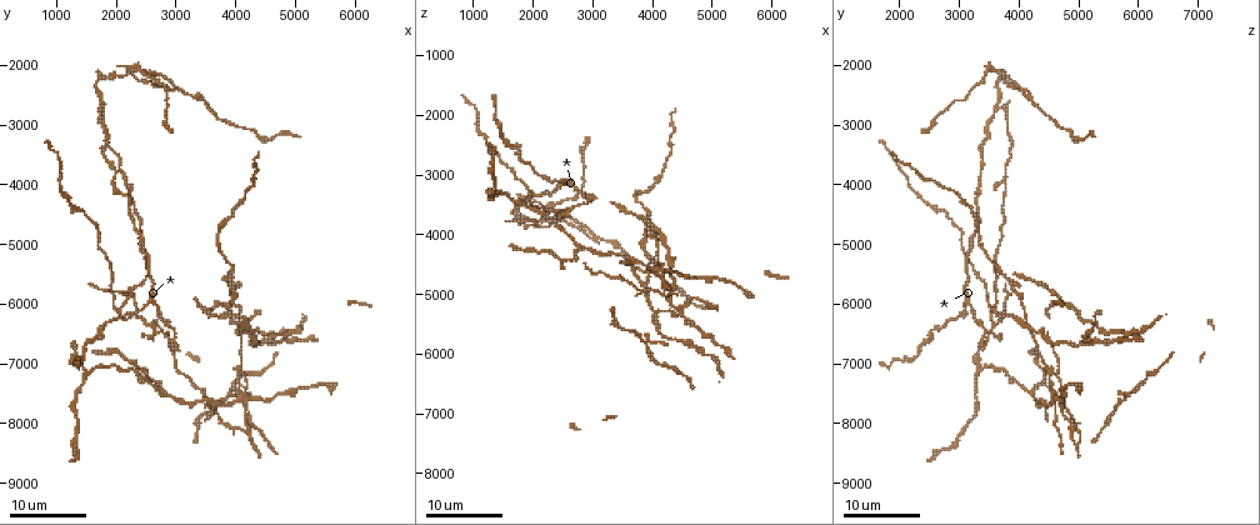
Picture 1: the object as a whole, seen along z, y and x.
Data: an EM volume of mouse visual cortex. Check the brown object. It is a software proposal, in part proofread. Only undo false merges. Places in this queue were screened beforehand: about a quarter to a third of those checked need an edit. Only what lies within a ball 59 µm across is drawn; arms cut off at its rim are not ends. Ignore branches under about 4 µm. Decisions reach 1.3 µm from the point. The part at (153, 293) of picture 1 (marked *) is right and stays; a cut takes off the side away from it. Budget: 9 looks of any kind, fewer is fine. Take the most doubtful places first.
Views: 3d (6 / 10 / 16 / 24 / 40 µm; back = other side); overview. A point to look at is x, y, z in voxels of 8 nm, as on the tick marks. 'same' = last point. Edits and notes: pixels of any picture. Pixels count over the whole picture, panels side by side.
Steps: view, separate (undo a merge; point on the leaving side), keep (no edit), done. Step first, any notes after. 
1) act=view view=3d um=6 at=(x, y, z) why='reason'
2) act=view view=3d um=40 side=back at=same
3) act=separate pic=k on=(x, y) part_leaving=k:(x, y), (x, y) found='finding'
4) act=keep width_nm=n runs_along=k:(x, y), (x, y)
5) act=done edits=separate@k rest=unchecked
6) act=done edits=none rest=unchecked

act=view view=3d um=16 at=(2900, 6700, 3500) why='three-way junction'

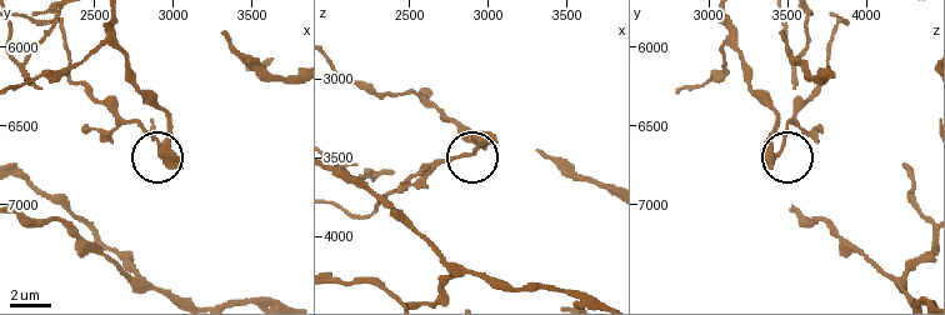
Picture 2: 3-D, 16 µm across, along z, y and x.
act=view view=3d um=10 at=(2920, 6680, 3460)

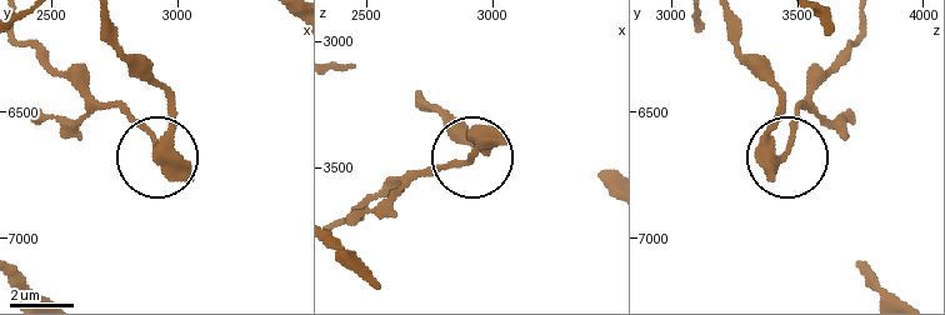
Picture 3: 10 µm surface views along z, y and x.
act=separate pic=3 on=(149, 133) arms=3 part_leaving=3:(169, 164), (123, 110), (83, 94), (26, 45) found='a second cell is stuck on'

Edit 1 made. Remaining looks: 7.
act=view view=3d um=16 at=(1750, 2750, 3700) why='looks like a crossing'

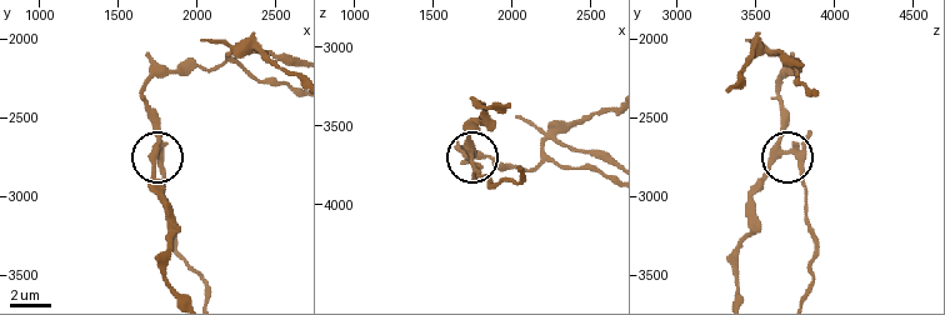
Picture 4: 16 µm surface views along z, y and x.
act=view view=3d um=6 at=(1720, 2720, 3640)

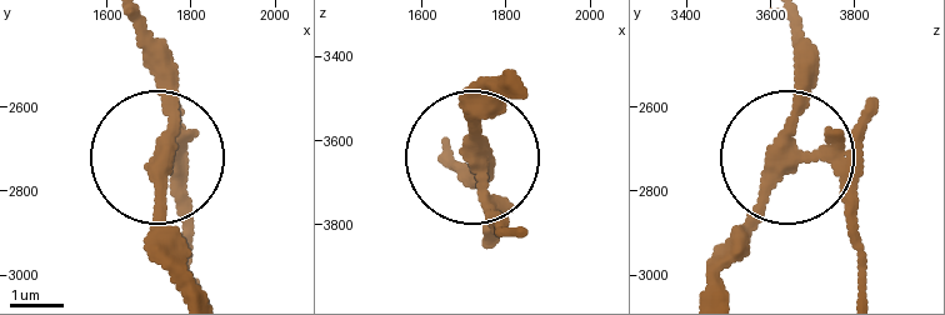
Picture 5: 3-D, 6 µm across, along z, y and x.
act=view view=3d um=6 side=back at=(1735, 2710, 3665) why='other side'

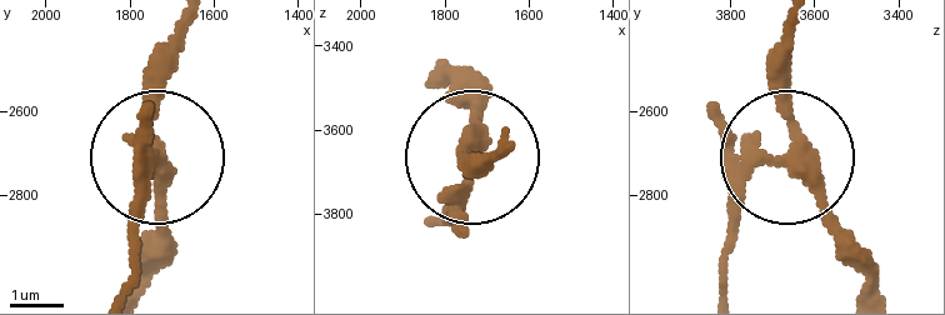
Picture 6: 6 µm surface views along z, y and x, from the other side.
act=separate pic=6 on=(143, 103) part_leaving=6:(146, 165), (133, 281) found='a second cell is stuck on'

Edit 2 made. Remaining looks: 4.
act=view view=3d um=24 at=(1450, 7150, 3300) why='three arms meet'

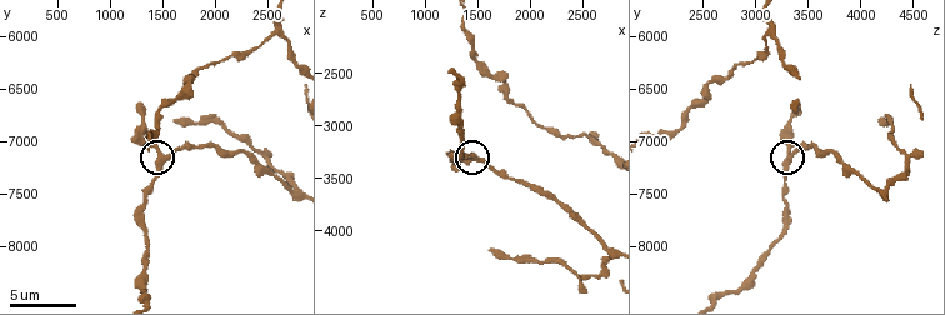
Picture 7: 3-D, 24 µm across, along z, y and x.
act=view view=3d um=10 at=(1480, 7120, 3300)

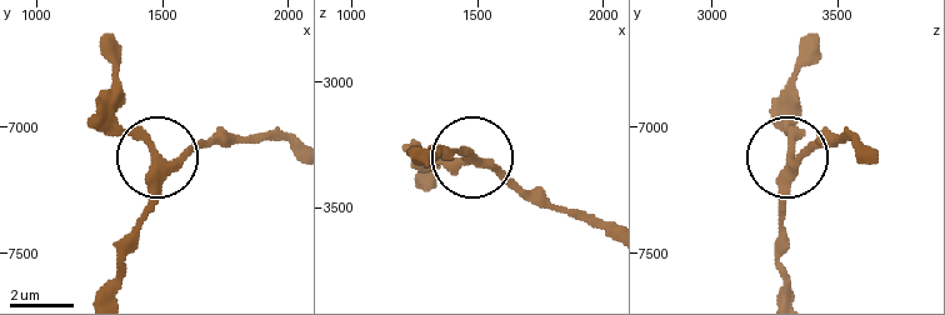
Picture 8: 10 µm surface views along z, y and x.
act=keep runs_along=8:(293, 141), (228, 136), (163, 160), (101, 106) found='all the same cell'

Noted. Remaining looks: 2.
act=done edits=separate@3,separate@6 rest=unchecked

